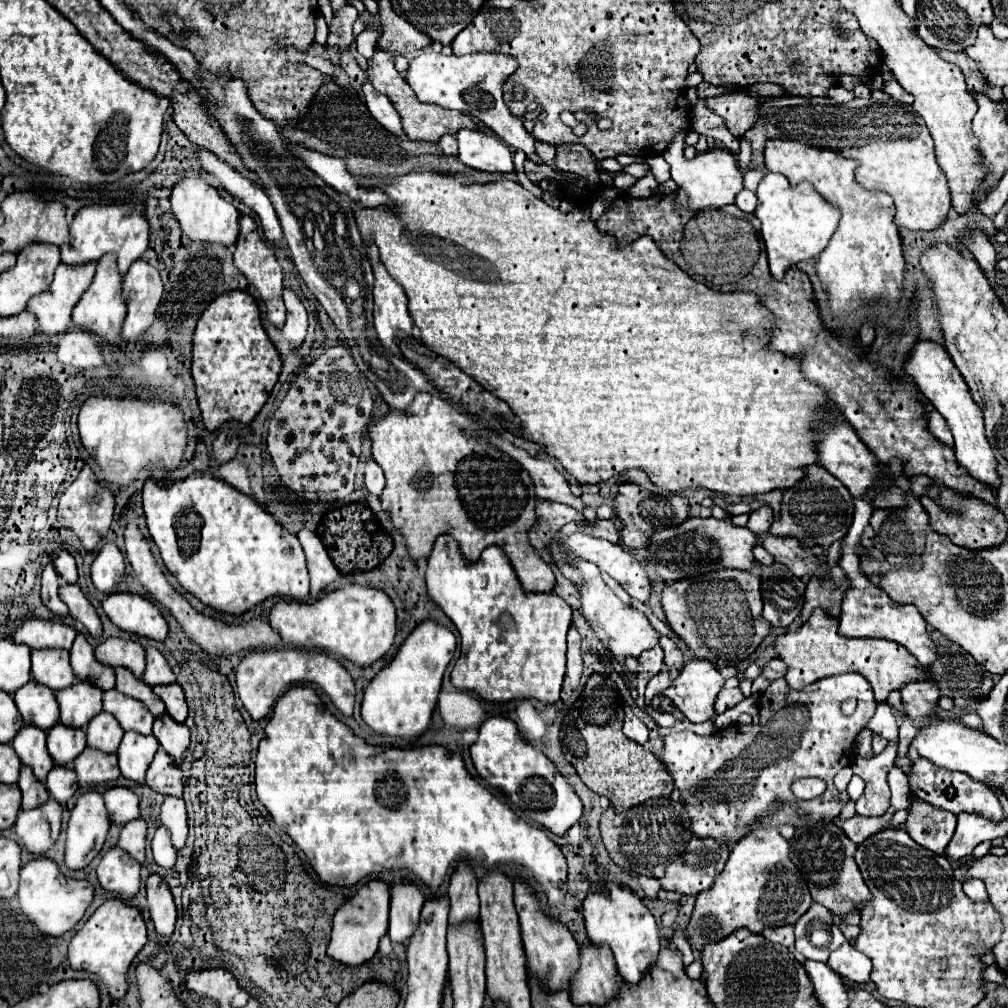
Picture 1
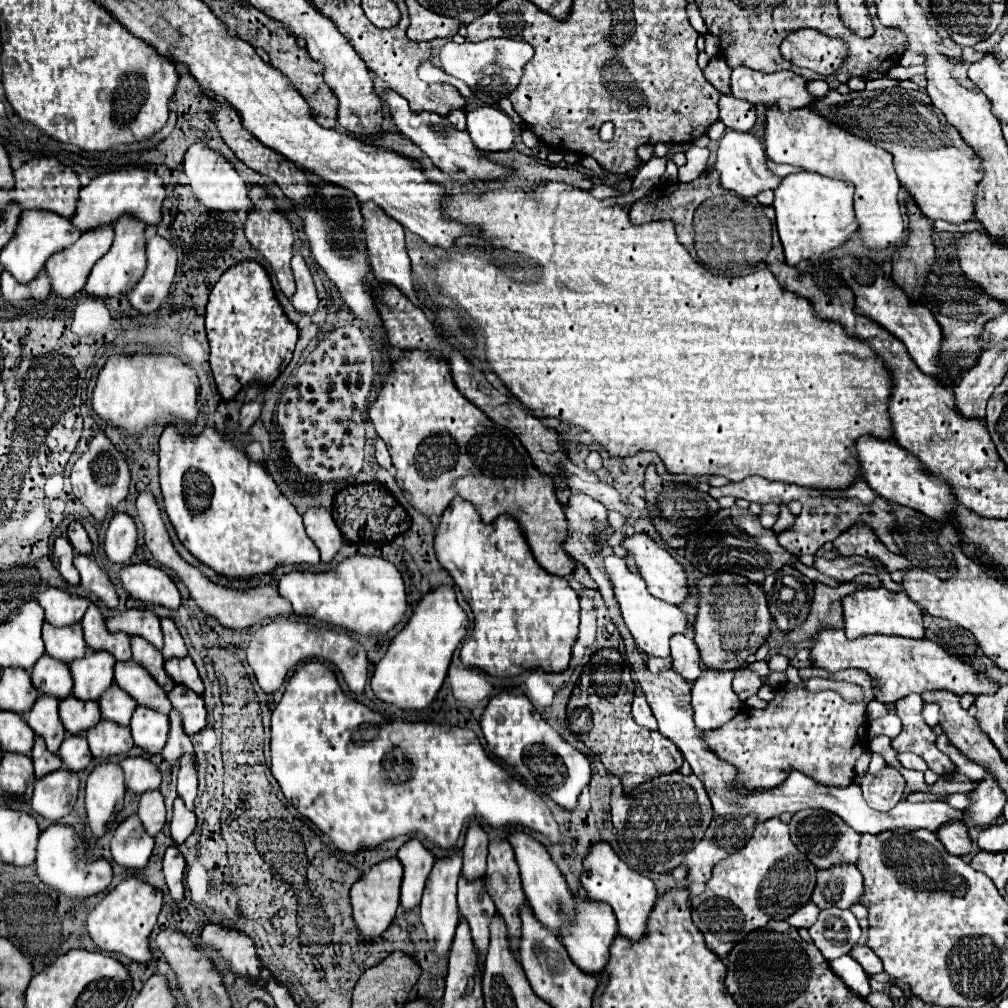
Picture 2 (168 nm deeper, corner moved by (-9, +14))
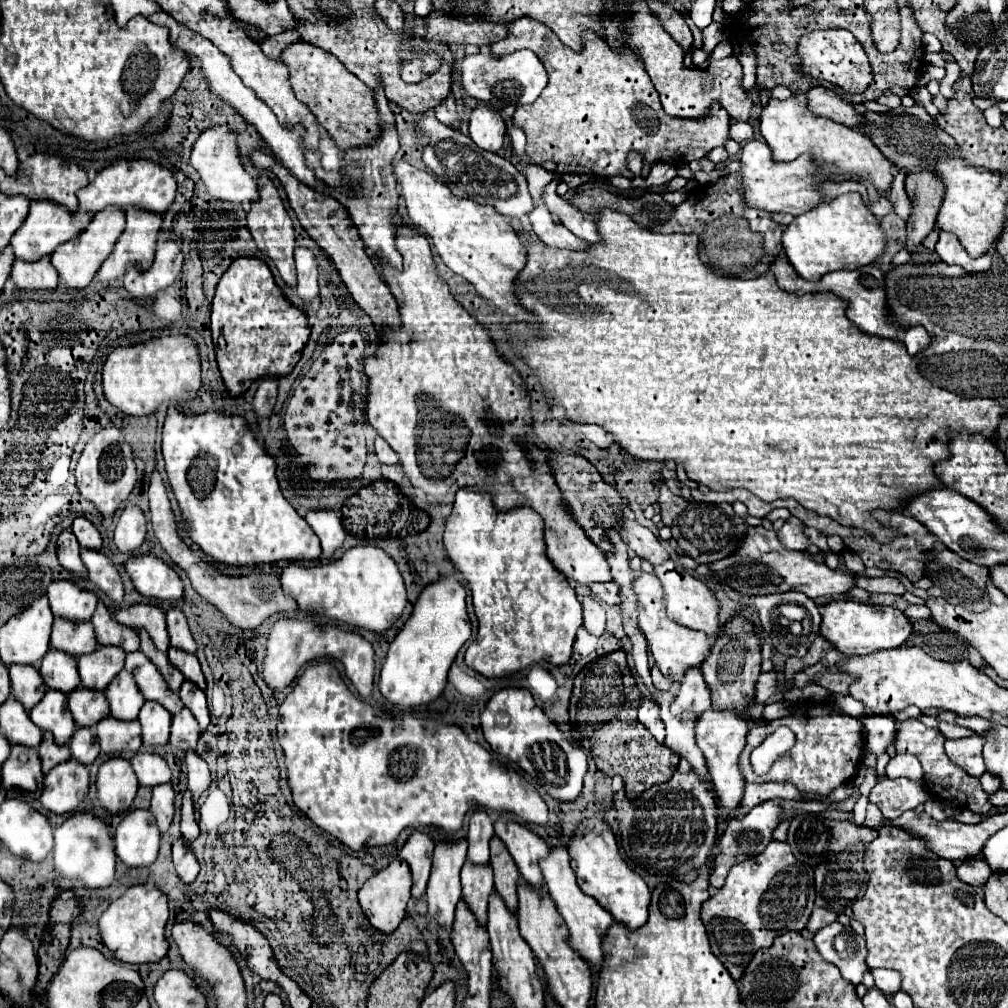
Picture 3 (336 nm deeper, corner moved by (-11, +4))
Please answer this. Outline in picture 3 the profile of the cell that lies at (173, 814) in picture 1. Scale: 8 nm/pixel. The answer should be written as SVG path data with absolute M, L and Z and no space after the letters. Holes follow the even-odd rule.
M193 750L187 752L187 772L189 772L187 790L191 792L193 802L197 802L197 798L209 788L211 776L209 776L209 768L207 768L205 760Z

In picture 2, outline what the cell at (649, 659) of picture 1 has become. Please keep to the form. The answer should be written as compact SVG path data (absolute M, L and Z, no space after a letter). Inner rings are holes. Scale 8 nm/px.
M649 658L647 660L647 668L657 674L657 672L663 672L663 670L669 670L671 668L671 658Z

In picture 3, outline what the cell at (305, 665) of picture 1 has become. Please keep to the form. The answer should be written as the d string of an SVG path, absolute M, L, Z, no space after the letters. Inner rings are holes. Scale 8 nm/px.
M283 618L271 626L271 634L269 634L267 648L265 648L265 658L261 664L261 674L263 674L265 684L271 690L285 690L293 682L293 678L299 674L301 666L305 666L307 662L311 662L315 658L325 658L325 656L337 658L345 666L345 674L353 682L353 686L357 688L361 698L367 698L371 694L373 674L375 674L371 644L355 632L345 632L335 626L321 628L321 626L311 624L309 620Z

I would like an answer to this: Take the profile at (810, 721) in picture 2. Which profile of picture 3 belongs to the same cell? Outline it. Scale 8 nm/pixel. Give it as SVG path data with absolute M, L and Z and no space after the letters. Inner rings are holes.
M805 700L795 704L795 710L791 716L769 720L769 722L755 722L751 726L751 730L747 732L747 744L739 756L739 770L747 782L761 782L761 776L751 772L751 764L749 764L751 750L757 748L761 740L781 724L789 726L795 732L797 742L787 754L775 760L775 764L771 766L771 772L767 774L769 782L793 782L795 786L799 786L799 790L821 794L821 796L829 796L835 788L851 782L857 768L861 766L861 756L863 756L861 720L841 714L829 704L815 704Z

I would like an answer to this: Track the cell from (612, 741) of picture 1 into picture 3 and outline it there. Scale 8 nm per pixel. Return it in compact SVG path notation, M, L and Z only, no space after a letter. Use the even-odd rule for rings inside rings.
M629 690L629 694L633 694L633 700L629 702L629 706L633 710L619 710L619 714L615 714L615 718L611 718L609 722L599 726L599 734L595 734L595 728L585 730L583 734L579 734L581 738L575 738L575 742L579 742L579 746L583 746L595 760L597 768L607 774L607 776L621 776L625 782L625 792L627 794L637 794L643 792L647 788L651 788L653 784L661 784L667 782L667 778L673 776L673 772L679 766L679 756L671 754L671 750L667 750L663 744L659 744L655 738L651 738L651 734L647 734L647 730L635 722L637 720L637 698L641 700L639 690Z

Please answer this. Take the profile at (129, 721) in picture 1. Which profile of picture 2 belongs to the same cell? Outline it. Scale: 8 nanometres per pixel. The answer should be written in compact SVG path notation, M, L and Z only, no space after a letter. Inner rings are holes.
M125 660L121 664L115 664L115 682L125 692L129 692L137 700L137 704L143 704L163 714L169 714L173 708L169 704L165 690L135 660Z

